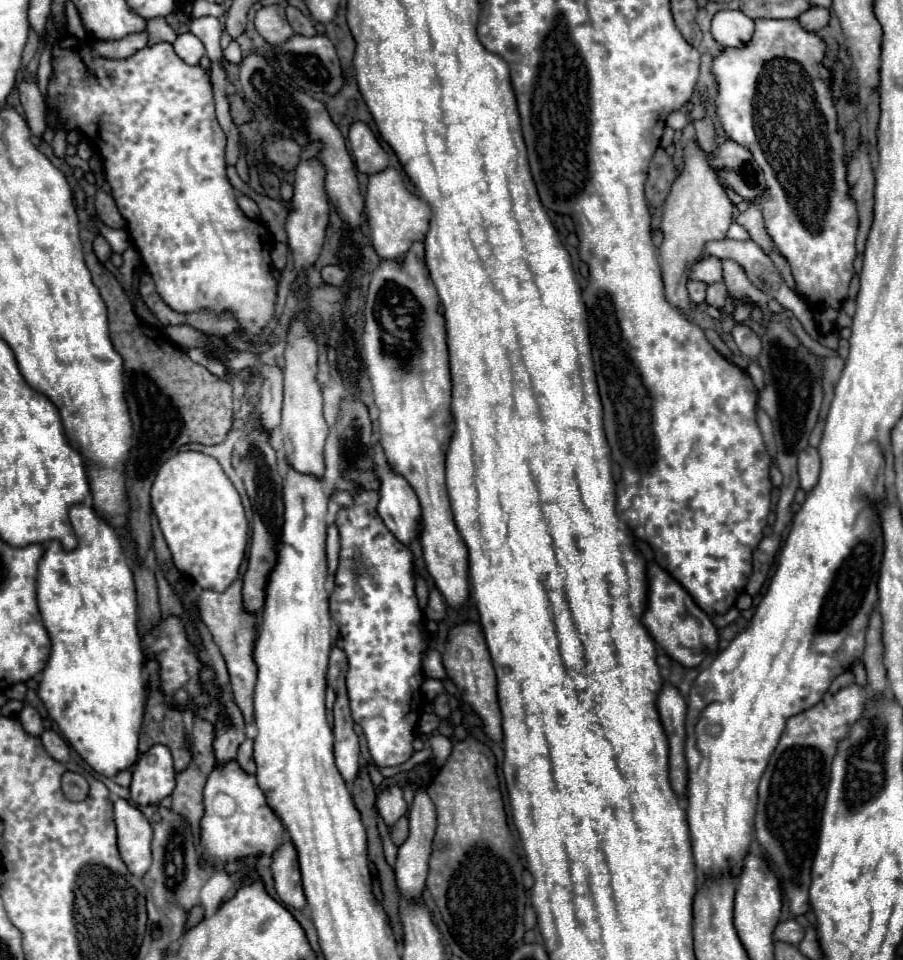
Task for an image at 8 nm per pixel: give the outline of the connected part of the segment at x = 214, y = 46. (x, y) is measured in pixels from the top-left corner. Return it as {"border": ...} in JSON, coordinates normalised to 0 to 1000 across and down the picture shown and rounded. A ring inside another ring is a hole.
{"border":[[[225,17],[225,19],[212,19],[209,31],[227,46],[229,58],[236,65],[247,65],[247,52],[243,48],[243,40],[247,33],[247,27],[240,19],[236,17]]]}

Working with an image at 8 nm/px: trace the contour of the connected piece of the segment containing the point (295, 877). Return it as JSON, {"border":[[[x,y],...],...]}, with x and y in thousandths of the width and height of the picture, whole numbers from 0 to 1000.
{"border":[[[316,877],[302,890],[302,915],[305,915],[305,929],[318,946],[336,948],[340,944],[336,923],[333,923],[333,908],[331,898],[327,892],[327,881]]]}

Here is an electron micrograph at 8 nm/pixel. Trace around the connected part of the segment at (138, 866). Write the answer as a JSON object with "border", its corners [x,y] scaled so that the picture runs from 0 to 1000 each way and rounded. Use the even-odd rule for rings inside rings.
{"border":[[[141,833],[127,835],[130,881],[147,913],[158,913],[167,902],[167,860],[152,840]]]}

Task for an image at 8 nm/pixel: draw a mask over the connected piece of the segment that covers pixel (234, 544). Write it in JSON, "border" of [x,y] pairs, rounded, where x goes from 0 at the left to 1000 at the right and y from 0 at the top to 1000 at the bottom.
{"border":[[[196,471],[176,488],[167,523],[196,594],[223,613],[247,617],[262,602],[276,548],[267,519],[245,483],[225,471]]]}

